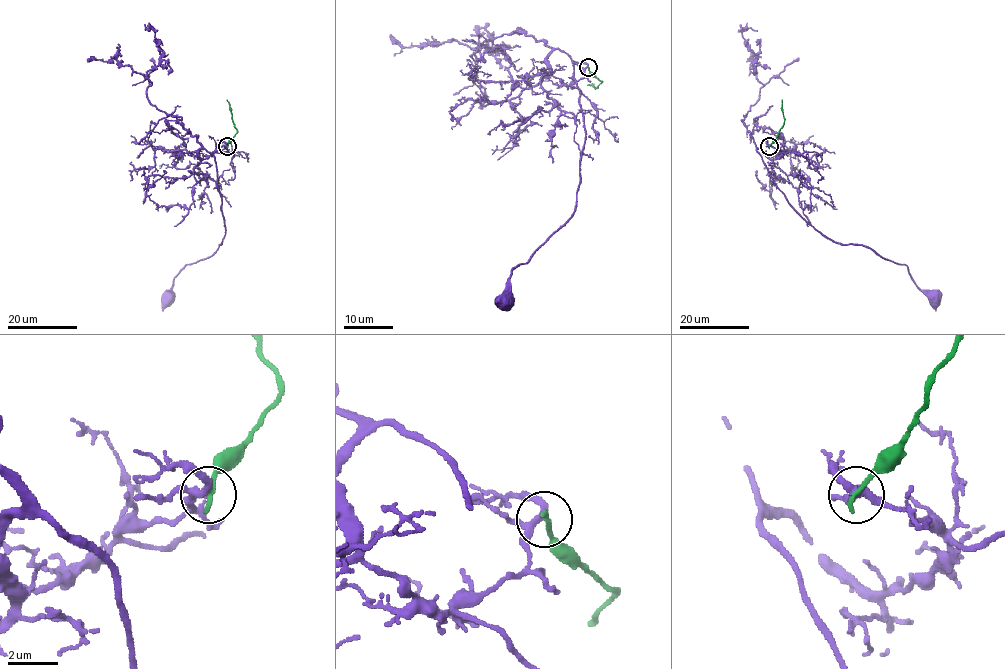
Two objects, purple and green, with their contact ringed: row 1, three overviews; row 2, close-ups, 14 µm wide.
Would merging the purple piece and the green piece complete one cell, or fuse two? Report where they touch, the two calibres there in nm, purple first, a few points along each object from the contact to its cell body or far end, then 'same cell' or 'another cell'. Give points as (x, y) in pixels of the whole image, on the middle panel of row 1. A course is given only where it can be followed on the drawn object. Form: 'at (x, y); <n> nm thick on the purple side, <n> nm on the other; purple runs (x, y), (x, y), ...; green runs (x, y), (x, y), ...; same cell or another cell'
at (588, 67); 240 nm thick on the purple side, 220 nm on the other; purple runs (587, 67), (564, 85), (547, 59), (559, 49), (573, 63), (580, 185), (574, 213), (513, 269), (504, 301); green runs (587, 67), (601, 81), (596, 88), (587, 85); another cell

